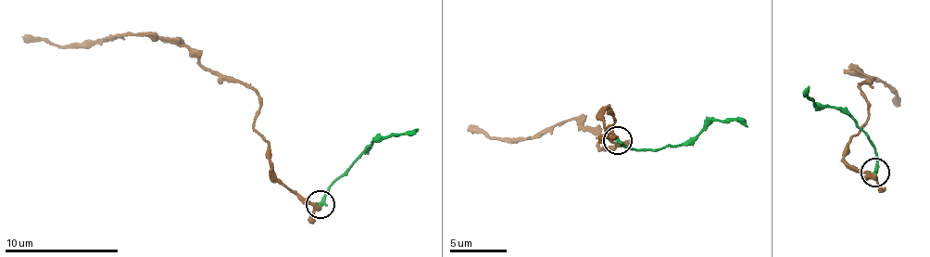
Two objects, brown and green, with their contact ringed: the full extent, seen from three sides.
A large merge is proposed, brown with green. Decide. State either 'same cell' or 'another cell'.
same cell

